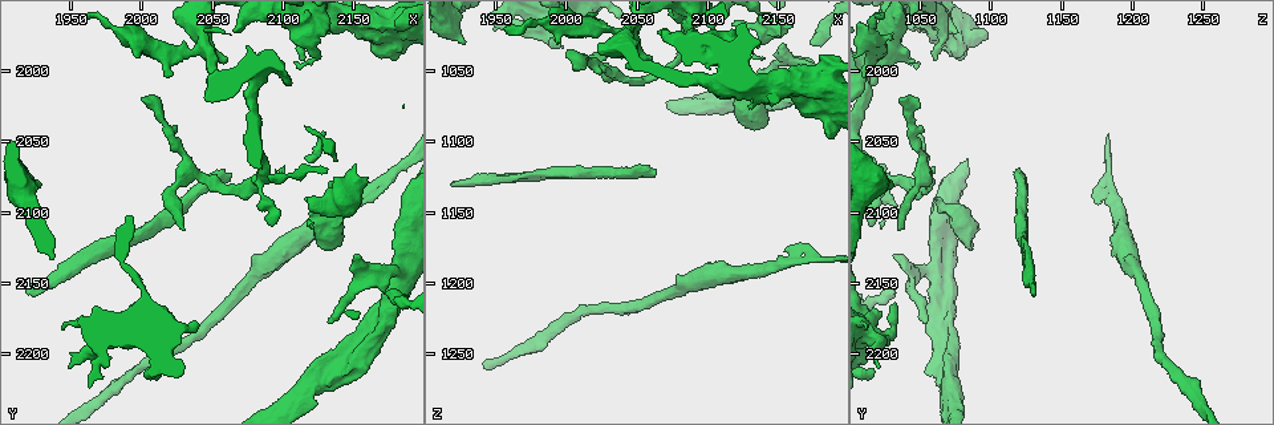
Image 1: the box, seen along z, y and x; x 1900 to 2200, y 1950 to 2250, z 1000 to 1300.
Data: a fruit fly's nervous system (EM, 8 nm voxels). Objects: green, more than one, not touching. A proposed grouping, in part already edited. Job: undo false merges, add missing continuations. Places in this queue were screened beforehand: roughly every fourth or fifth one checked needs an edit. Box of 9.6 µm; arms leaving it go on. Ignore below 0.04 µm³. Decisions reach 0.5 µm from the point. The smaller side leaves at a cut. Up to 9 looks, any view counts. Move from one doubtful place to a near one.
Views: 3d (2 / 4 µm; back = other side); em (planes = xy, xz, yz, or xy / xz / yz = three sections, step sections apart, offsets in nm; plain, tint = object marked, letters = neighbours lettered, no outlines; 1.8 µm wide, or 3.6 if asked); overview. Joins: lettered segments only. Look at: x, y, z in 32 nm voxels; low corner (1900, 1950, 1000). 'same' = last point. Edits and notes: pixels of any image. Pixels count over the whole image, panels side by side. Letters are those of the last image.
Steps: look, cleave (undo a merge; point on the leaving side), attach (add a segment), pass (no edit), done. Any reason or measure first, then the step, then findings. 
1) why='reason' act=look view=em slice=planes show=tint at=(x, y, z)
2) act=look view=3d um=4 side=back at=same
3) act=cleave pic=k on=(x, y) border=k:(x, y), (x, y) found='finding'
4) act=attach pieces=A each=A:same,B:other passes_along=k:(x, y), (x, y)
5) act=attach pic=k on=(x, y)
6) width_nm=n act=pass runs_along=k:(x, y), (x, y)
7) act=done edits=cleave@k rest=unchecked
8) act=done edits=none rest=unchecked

why='an open end' act=look view=3d um=4 at=(1950, 2212, 1018)

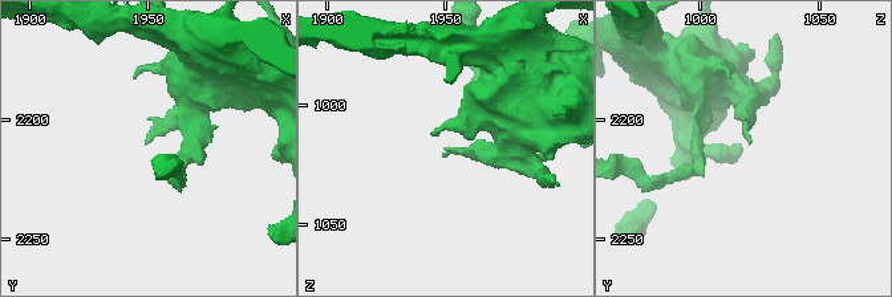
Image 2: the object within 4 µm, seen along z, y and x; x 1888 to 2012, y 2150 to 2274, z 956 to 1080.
why='shape alone is not enough' act=look view=em slice=planes show=letters at=(1949, 2211, 1021)

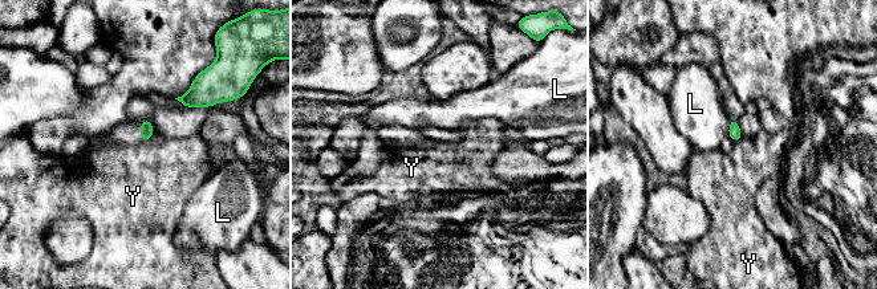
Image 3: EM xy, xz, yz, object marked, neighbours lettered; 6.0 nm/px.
act=pass each=L:other,Y:other border=3:(742, 135), (737, 142) found='no lettered segment goes on from it'

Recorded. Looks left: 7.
why='an open end' act=look view=em slice=yz step=16 show=tint at=(2064, 2072, 1120)

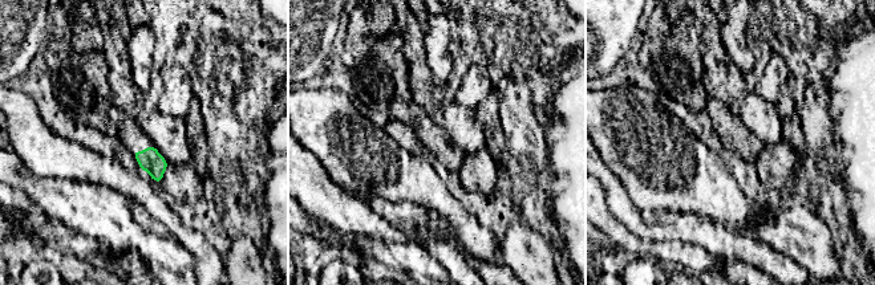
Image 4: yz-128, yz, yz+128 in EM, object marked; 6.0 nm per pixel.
why='what lies round it' act=look view=em slice=yz step=16 show=letters at=same

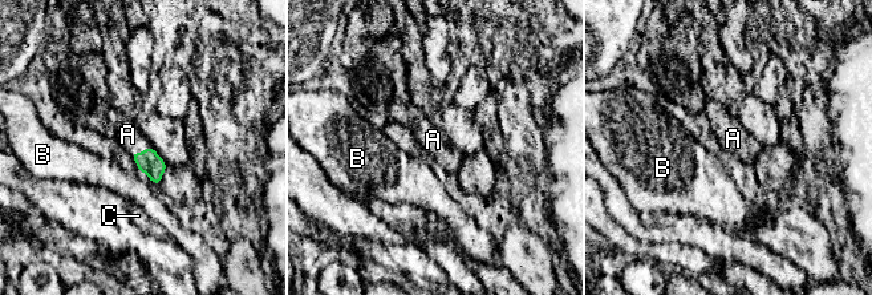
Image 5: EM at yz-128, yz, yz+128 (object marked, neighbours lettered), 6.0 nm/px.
act=attach pieces=A each=A:same,B:other,C:other passes_along=5:(149, 162), (142, 152), (128, 134) found='the cell continues'

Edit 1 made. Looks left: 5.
act=look view=overview

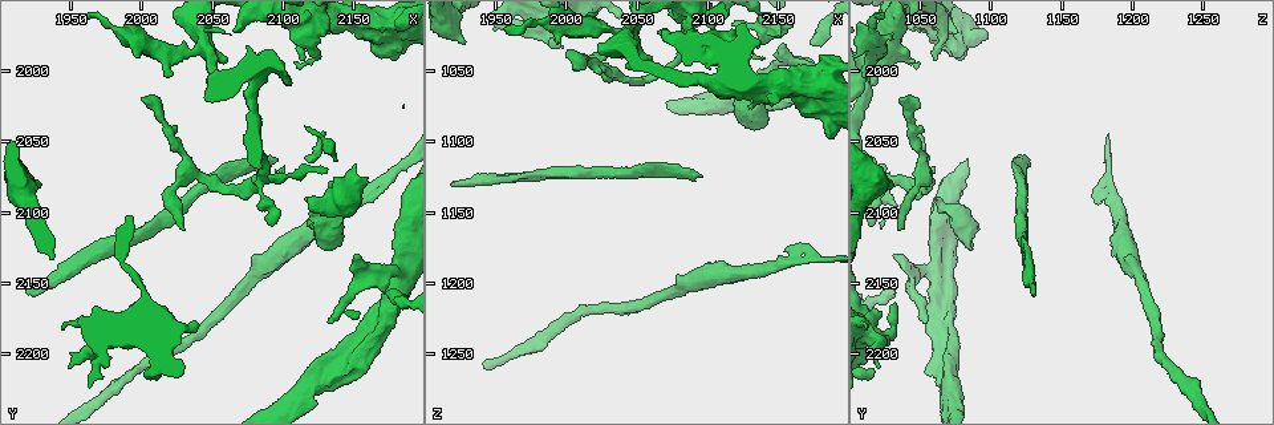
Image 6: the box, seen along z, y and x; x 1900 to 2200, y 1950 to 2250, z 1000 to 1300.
why='thick turns thin' act=look view=em slice=planes show=tint at=(2084, 2140, 1202)

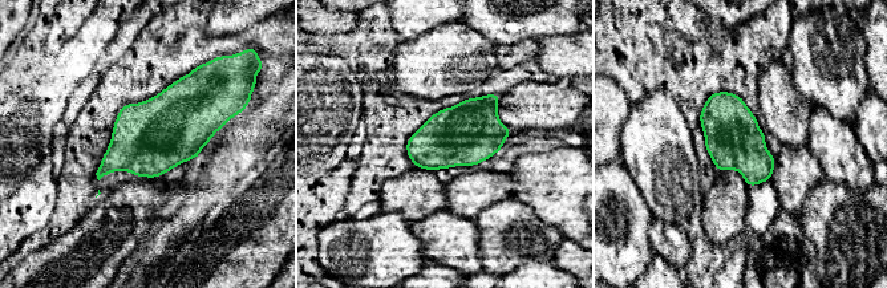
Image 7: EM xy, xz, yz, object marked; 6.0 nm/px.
why='see the neighbours' act=look view=em slice=planes show=letters at=same

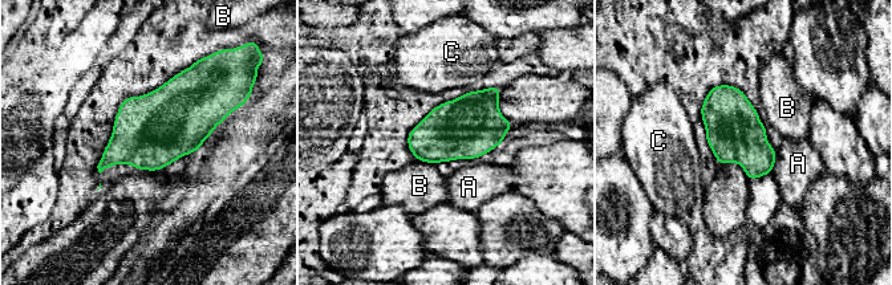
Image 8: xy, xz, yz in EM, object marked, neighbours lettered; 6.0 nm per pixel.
width_nm=360 act=pass each=A:other,B:other,C:other found='all the same cell'

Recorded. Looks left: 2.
why='free end' act=look view=em slice=planes show=letters at=(2134, 2178, 1054)

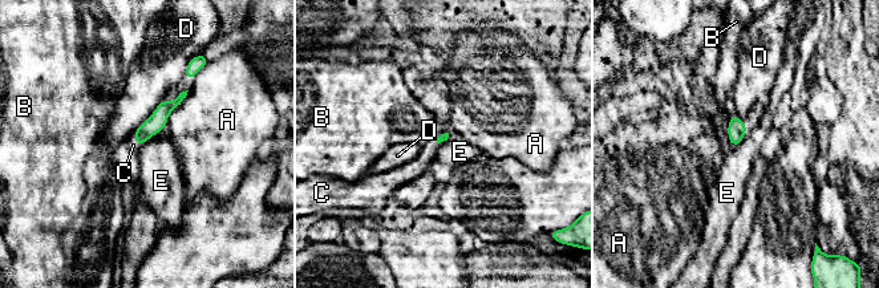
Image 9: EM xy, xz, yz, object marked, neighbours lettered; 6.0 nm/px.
act=attach pieces=C each=A:other,B:other,C:same,D:other,E:other found='the cell continues'

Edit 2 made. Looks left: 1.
act=done edits=attach@5,attach@9 rest=unchecked

